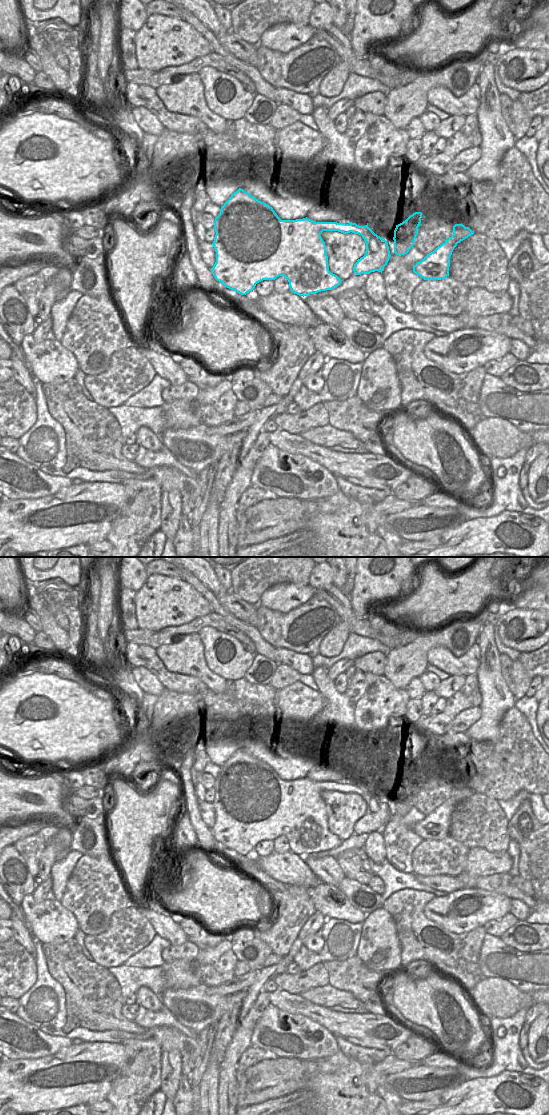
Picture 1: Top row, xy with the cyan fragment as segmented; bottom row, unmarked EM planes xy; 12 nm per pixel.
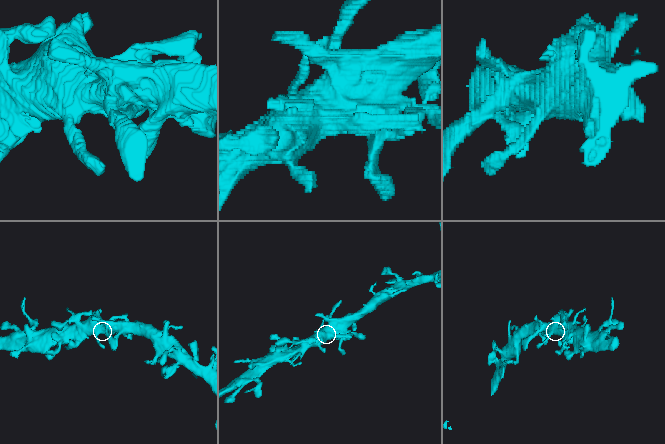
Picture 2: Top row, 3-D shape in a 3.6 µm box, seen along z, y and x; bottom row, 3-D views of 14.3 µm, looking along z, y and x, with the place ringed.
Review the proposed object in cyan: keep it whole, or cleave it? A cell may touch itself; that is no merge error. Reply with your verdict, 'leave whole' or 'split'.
leave whole

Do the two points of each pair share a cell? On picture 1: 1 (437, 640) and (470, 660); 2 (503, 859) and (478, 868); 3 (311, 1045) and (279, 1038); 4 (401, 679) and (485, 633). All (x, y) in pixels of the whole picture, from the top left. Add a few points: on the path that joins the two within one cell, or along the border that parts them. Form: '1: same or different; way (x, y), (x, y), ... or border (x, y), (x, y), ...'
1: different; border (475, 642), (458, 657), (445, 647), (439, 646)
2: same; way (497, 863), (484, 863)
3: same; way (303, 1038), (287, 1038)
4: different; border (483, 625), (475, 642)

